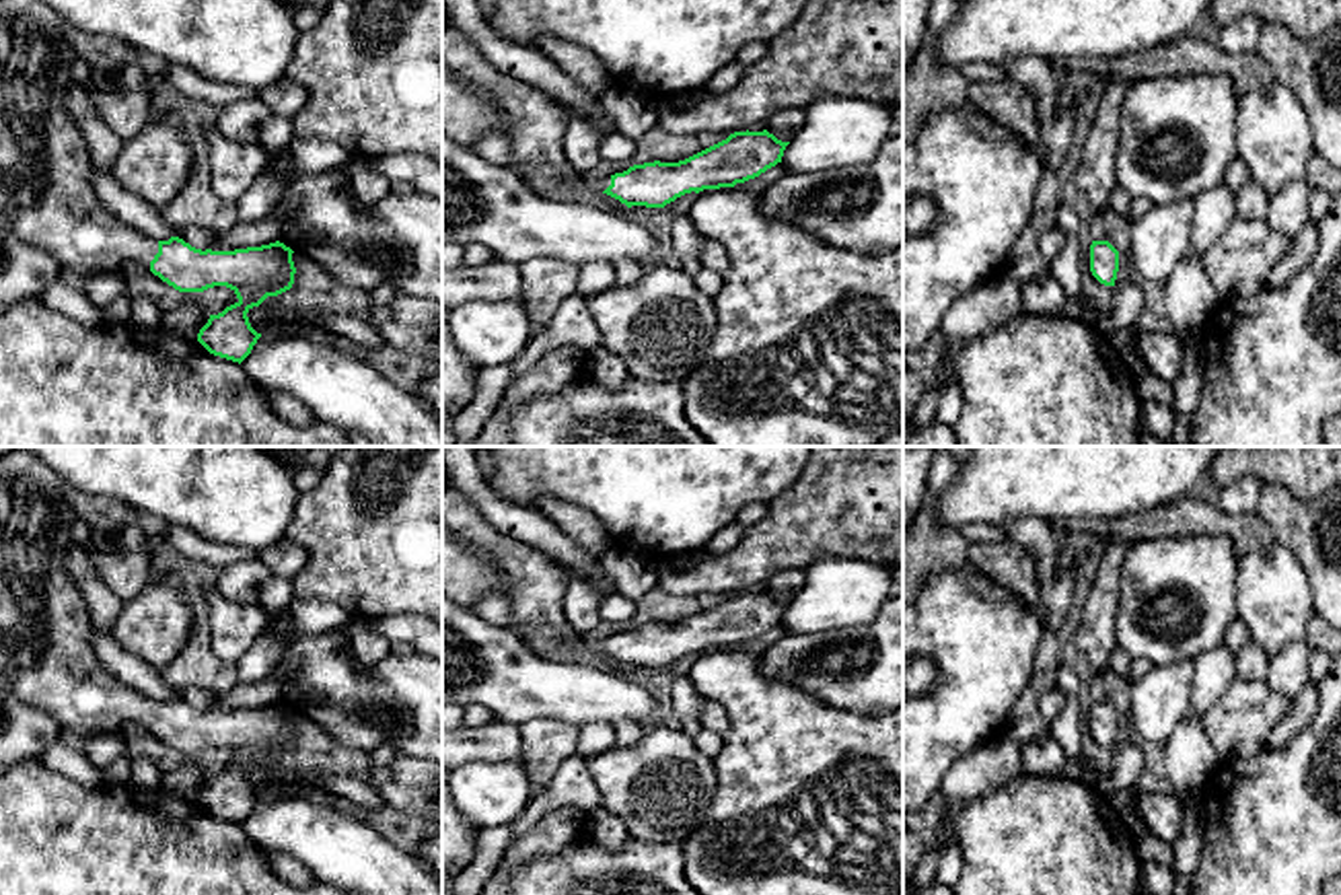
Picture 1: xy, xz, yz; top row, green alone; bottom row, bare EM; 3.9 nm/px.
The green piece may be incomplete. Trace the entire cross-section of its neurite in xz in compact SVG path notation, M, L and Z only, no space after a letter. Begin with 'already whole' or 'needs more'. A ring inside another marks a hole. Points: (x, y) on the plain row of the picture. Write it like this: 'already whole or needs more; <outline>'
needs more; M442 488L442 521L457 539L490 560L504 580L510 625L539 656L586 658L603 652L627 669L664 669L685 654L734 648L782 623L790 603L767 590L734 593L679 623L644 623L588 646L564 613L568 576L541 549L496 531L461 492Z

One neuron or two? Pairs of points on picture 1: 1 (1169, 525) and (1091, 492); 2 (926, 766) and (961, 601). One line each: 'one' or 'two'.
1: two
2: one

